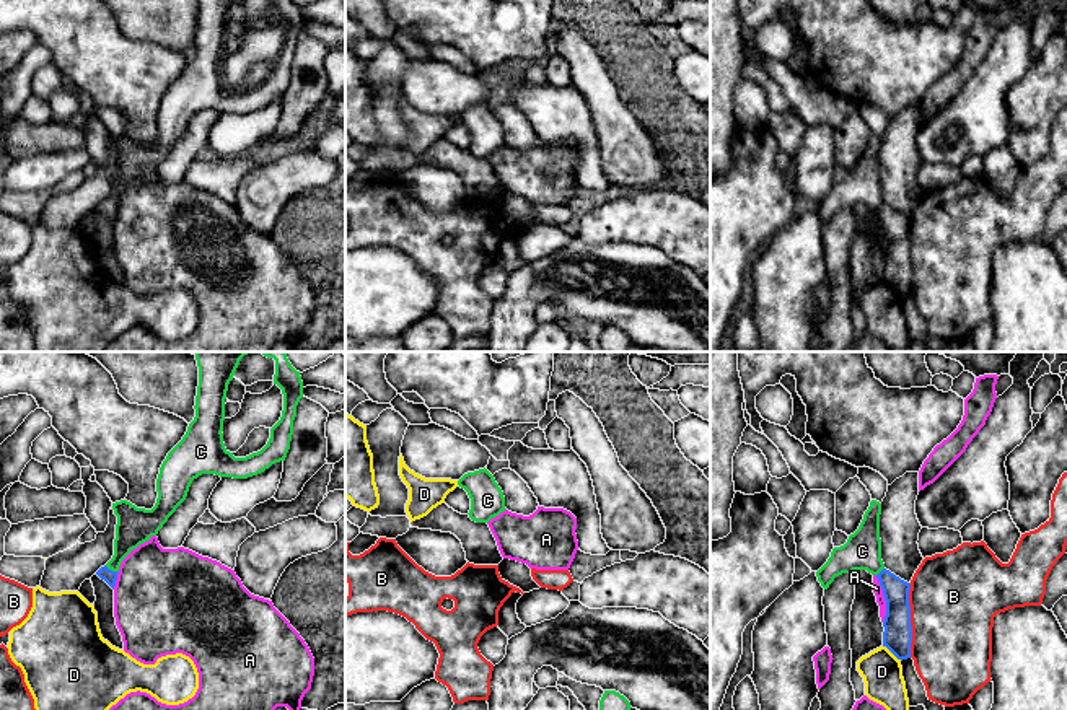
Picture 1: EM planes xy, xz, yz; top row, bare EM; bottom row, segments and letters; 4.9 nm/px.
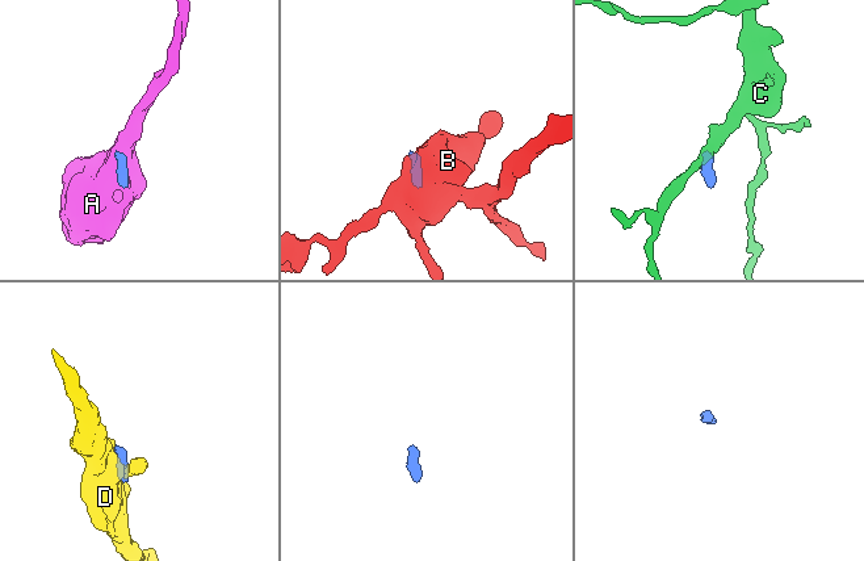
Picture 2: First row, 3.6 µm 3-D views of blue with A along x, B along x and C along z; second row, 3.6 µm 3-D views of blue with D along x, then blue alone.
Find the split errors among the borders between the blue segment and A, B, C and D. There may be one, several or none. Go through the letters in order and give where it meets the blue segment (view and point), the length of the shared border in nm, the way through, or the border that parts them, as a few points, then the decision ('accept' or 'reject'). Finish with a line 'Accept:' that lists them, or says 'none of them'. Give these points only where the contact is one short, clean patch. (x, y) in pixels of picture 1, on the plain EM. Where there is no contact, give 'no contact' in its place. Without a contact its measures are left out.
A: yz (885, 233) | 240 nm | along yz (875, 210), (885, 236), (883, 256) | reject
B: yz (909, 256) | 360 nm | along yz (908, 219), (911, 292) | reject
C: xy (111, 205) | 80 nm | across xy (109, 212), (111, 205), (134, 162) | accept
D: yz (893, 289) | 120 nm | along yz (883, 280), (901, 295) | reject
Accept: C

